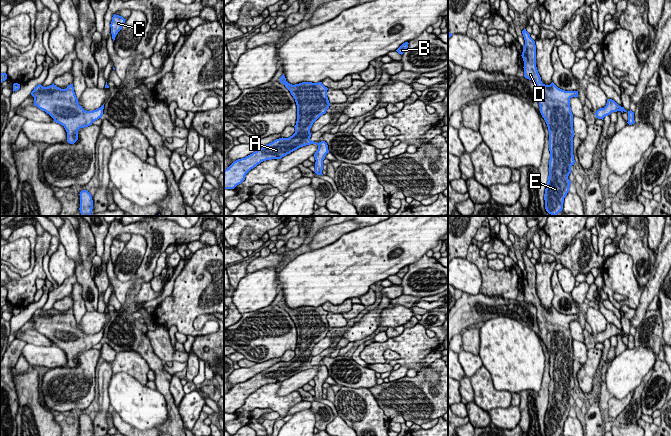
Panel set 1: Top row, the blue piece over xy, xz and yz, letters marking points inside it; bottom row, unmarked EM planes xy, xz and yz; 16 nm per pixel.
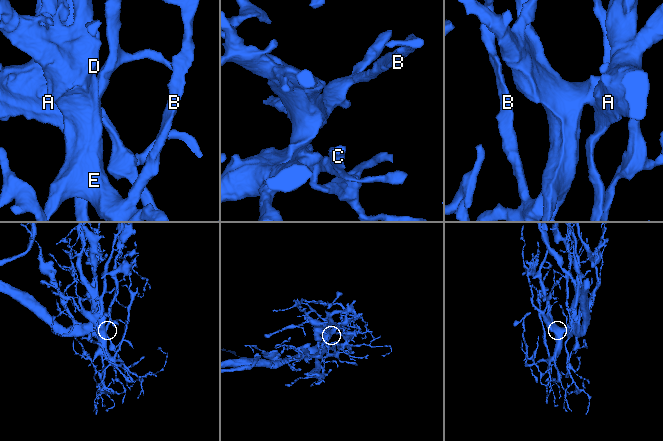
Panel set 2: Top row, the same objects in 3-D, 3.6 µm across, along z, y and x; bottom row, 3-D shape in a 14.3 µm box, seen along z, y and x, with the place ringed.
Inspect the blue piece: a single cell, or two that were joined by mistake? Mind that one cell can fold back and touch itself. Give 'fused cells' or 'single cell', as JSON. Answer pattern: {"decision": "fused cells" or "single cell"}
{"decision": "fused cells"}

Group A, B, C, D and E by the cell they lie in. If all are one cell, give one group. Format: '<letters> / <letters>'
A B D E / C

